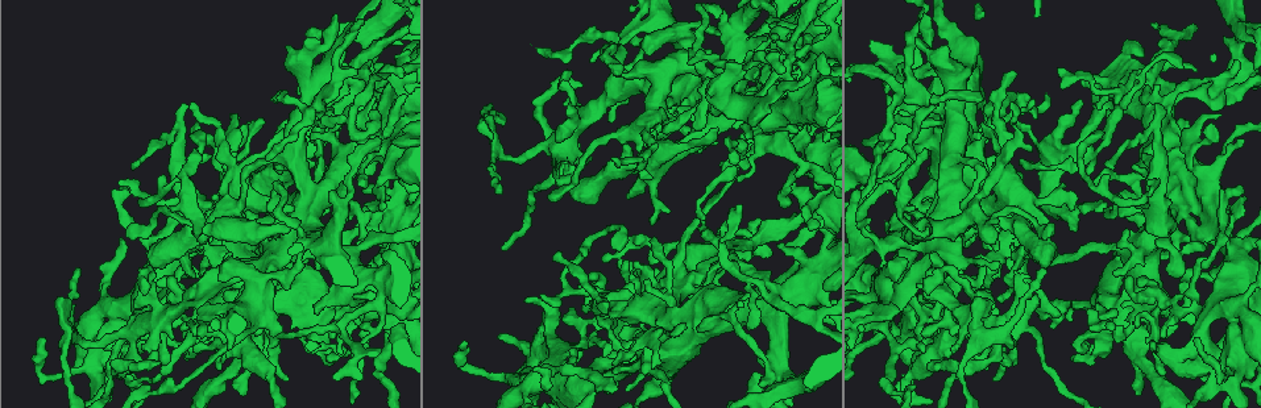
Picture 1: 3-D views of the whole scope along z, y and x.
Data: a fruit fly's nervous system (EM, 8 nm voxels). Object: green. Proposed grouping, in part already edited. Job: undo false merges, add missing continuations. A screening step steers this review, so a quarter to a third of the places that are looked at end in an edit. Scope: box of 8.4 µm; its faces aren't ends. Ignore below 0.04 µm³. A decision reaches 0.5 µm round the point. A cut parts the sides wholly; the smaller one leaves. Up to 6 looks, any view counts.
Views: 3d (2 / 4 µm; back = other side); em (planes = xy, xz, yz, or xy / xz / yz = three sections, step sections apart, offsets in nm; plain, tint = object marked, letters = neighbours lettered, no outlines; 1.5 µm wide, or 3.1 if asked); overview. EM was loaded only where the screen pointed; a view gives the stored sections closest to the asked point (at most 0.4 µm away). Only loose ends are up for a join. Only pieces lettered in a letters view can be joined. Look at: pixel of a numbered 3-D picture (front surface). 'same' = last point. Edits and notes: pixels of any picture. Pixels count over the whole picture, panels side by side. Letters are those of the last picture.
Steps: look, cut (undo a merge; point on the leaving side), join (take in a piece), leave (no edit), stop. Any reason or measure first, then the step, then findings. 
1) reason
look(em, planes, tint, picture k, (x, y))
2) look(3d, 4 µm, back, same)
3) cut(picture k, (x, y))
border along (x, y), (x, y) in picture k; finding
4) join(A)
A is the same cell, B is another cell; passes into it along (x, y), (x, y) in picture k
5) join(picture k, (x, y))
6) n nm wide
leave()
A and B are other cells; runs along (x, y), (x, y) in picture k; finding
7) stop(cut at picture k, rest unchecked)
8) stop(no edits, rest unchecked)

sharp bend
look(em, planes, letters, picture 1, (399, 212))

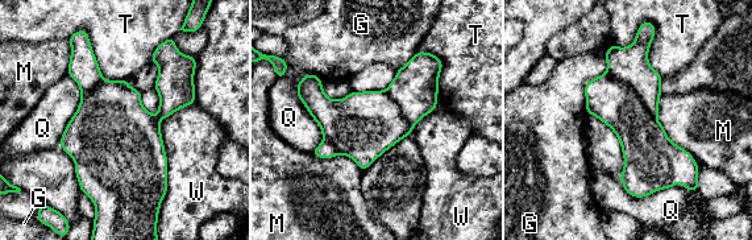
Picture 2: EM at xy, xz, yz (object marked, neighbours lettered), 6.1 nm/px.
W touches over 700 nm
leave()
G, M, Q, T and W are other cells; continuous, no second neuron

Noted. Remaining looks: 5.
thin neck
look(3d, 2 µm, picture 1, (386, 298))

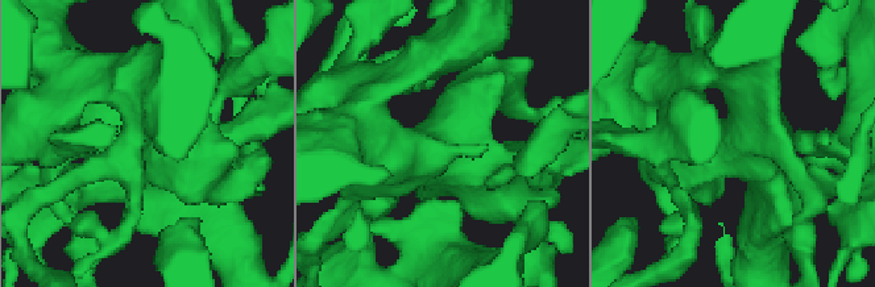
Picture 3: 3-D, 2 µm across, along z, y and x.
now the EM
look(em, planes, tint, picture 3, (441, 141))

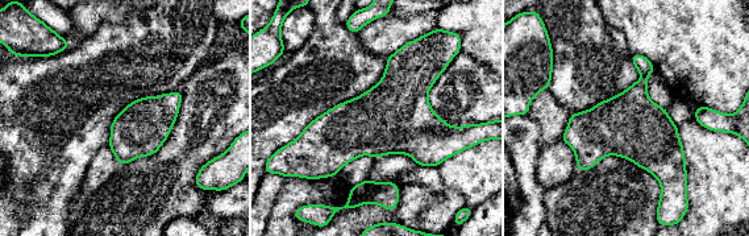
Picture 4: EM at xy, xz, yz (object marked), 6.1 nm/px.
what lies round it
look(em, planes, letters, same)

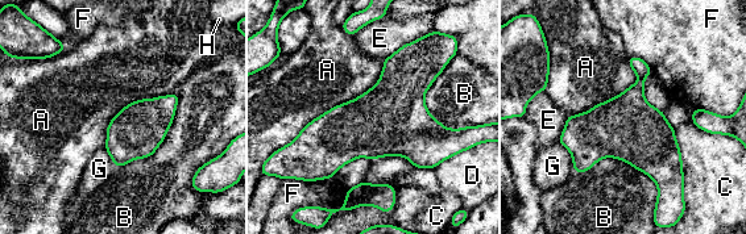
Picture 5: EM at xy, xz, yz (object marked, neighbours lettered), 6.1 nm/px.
leave()
A, B, C, D, E, F, G and H are other cells; border along (384, 59), (368, 90), (286, 145) in picture 5; continuous, no second neuron

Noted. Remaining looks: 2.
look(3d, 4 µm, picture 1, (591, 383))

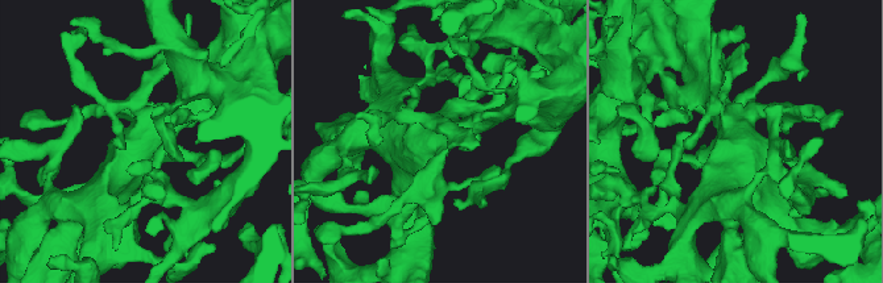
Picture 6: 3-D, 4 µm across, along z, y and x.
shape alone is not enough
look(em, planes, letters, picture 6, (735, 129))

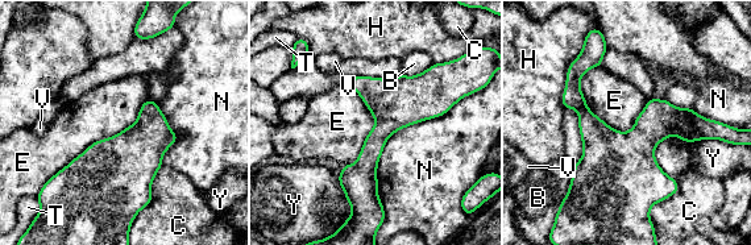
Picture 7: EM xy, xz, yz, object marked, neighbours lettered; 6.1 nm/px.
E touches over 900 nm
leave()
B, C, E, H, N, T, V and Y are other cells; one neuron here

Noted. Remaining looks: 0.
stop(no edits, rest unchecked)

